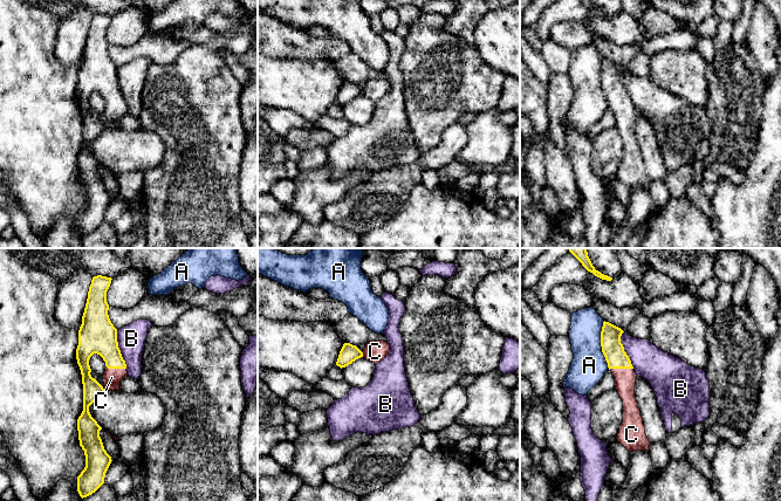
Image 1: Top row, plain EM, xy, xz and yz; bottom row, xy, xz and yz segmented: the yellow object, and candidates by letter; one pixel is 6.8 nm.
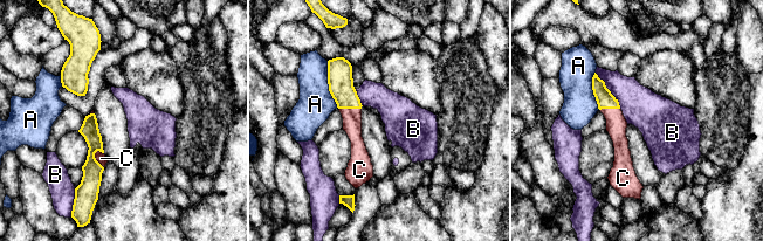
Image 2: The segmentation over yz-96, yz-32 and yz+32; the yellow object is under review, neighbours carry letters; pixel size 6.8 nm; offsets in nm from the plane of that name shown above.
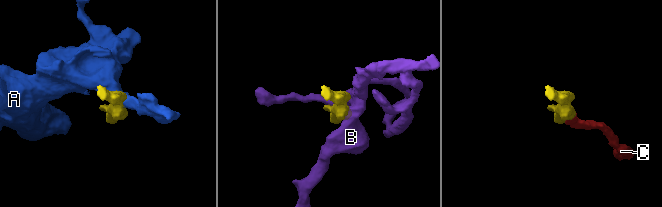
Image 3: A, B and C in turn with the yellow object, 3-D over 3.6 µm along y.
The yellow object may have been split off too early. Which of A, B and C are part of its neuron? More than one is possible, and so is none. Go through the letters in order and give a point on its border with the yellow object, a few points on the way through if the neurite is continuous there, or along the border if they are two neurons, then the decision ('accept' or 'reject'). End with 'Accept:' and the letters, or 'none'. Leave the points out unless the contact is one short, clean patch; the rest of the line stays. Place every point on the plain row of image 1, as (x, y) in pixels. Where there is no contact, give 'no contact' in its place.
A: contact yz (601, 83); border yz (603, 59), (601, 89), (609, 107); reject
B: contact xy (118, 87); reject
C: contact yz (621, 105); accept
Accept: C

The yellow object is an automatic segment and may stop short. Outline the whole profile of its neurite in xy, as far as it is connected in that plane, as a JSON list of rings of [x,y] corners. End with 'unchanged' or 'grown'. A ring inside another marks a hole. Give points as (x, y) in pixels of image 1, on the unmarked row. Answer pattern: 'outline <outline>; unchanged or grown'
outline [[[102,13],[93,15],[78,68],[76,97],[82,112],[83,149],[77,157],[77,169],[80,184],[85,193],[85,205],[77,214],[77,229],[82,236],[104,221],[105,211],[112,199],[100,174],[102,165],[91,155],[89,144],[104,129],[121,129],[119,119],[128,114],[126,102],[118,85],[117,67],[108,53],[107,29],[111,18]],[[94,91],[105,99],[103,124],[90,112],[89,97]]]; grown

